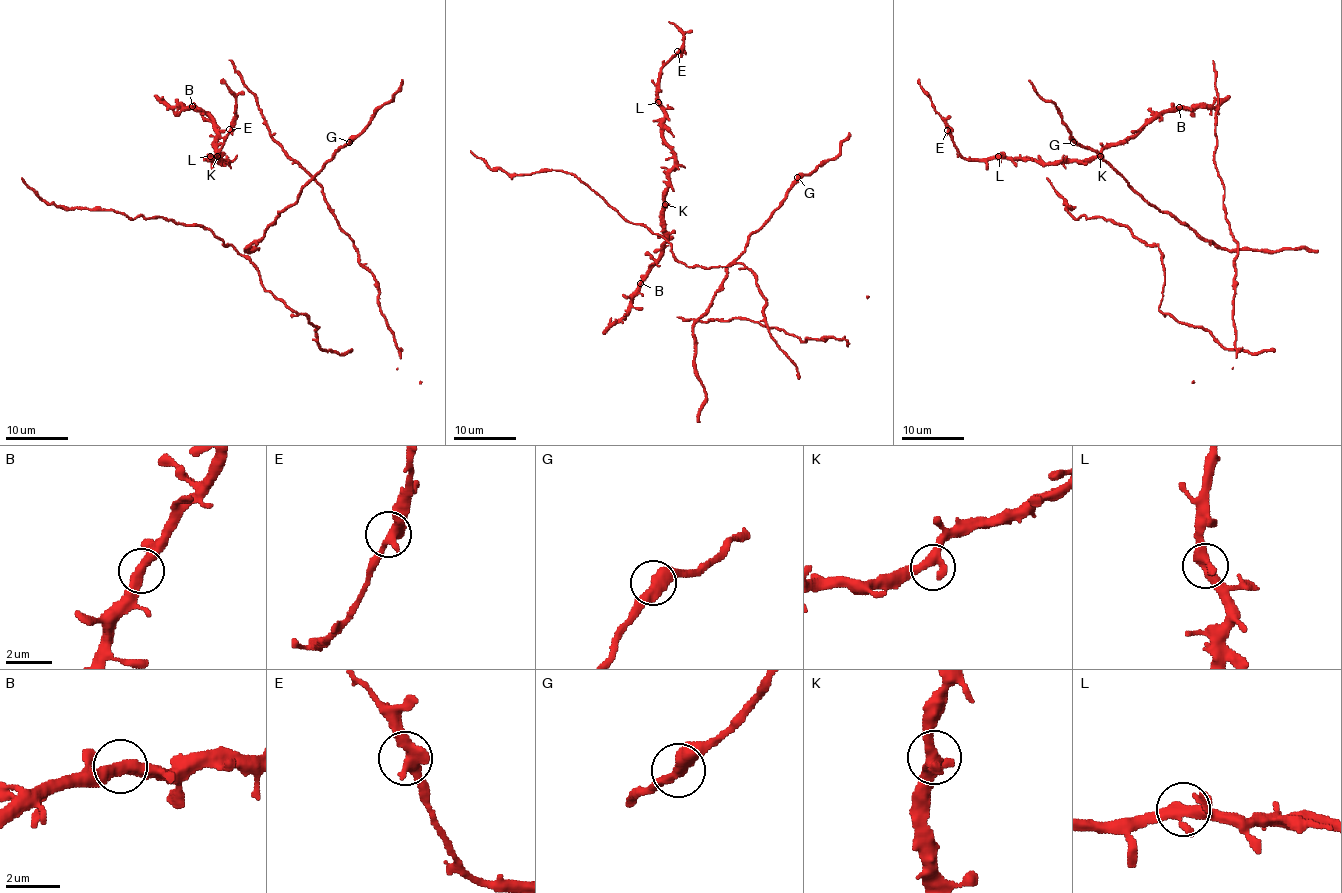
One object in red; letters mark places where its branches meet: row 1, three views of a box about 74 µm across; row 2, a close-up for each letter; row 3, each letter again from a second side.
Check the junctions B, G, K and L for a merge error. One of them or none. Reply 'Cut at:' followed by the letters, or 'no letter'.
Cut at: no letter

